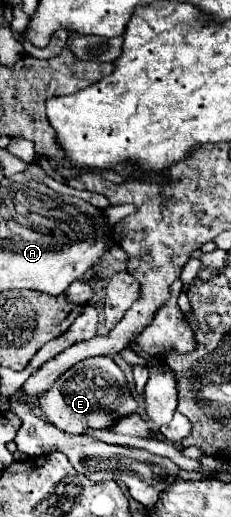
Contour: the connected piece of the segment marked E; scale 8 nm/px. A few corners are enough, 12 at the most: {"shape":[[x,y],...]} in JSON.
{"shape":[[112,357],[70,367],[40,397],[66,433],[136,413]]}

